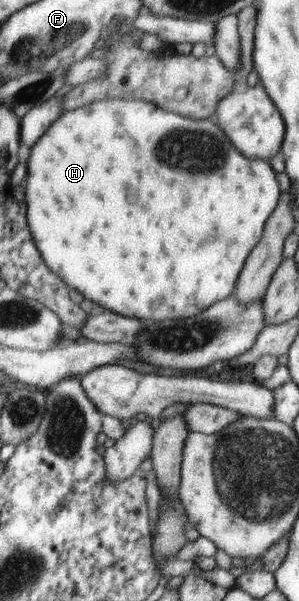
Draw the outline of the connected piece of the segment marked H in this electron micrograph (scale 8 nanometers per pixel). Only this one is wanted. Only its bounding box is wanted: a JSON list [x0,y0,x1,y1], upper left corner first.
[24,98,281,322]

